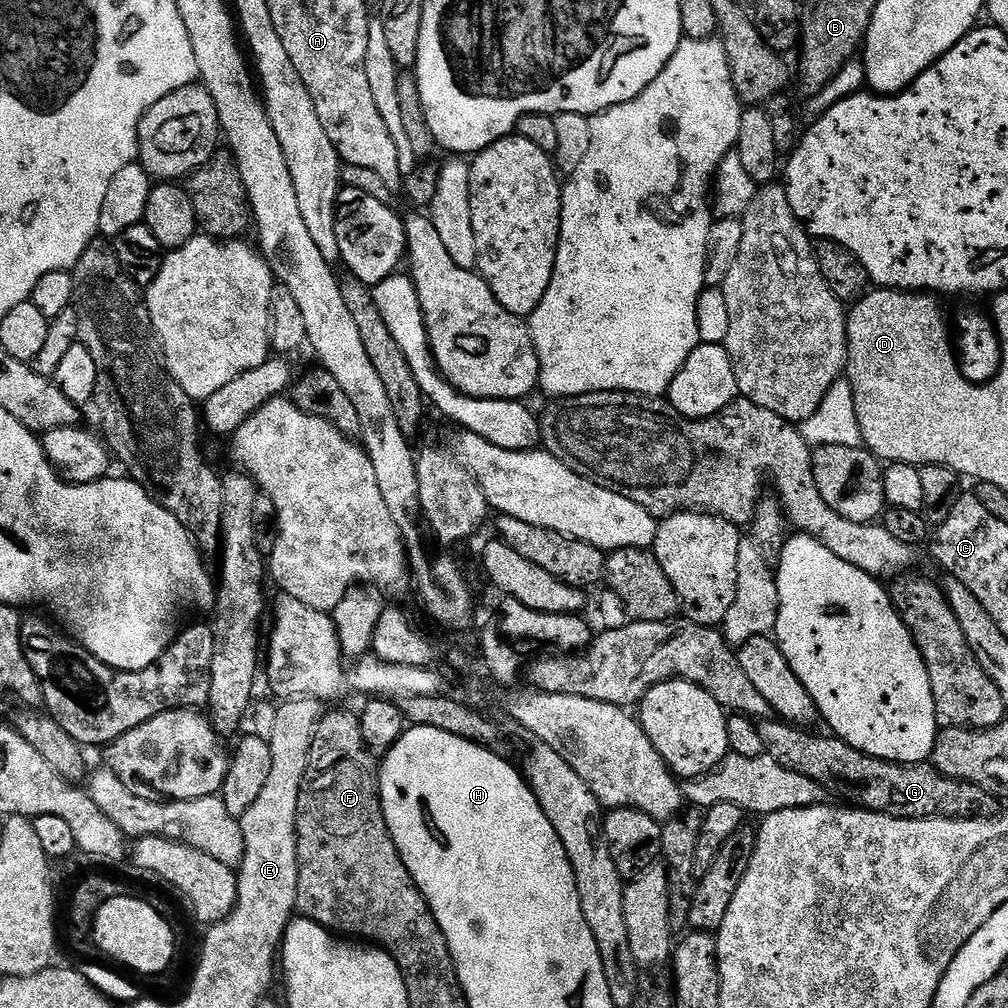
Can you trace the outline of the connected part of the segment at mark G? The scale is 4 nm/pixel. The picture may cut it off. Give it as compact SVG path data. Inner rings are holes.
M769 718L760 724L760 733L762 734L762 746L764 747L764 755L774 758L774 762L778 762L782 766L786 766L786 770L794 770L794 774L806 774L806 778L814 778L814 782L818 782L824 788L827 788L833 797L837 796L837 801L847 802L849 805L855 806L865 812L877 812L883 816L893 816L894 818L902 818L903 820L966 820L972 818L987 818L997 815L998 804L997 797L991 796L986 790L982 790L982 786L974 786L970 782L962 782L961 780L952 780L949 776L942 775L931 762L923 764L895 764L892 760L883 760L882 758L874 758L870 754L866 754L862 750L858 750L854 746L850 746L844 740L835 734L827 734L828 736L811 736L811 731L803 728L797 728L795 724L787 723L779 718Z

